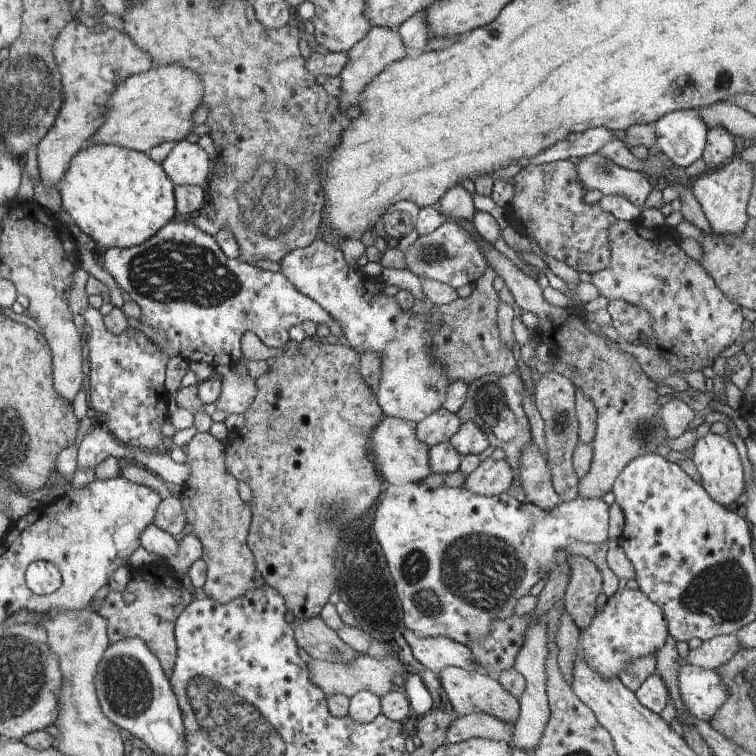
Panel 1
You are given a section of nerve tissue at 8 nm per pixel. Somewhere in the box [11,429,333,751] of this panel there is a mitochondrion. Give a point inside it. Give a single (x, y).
(125, 685)

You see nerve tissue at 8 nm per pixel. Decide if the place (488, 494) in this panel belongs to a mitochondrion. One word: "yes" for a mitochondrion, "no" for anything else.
no

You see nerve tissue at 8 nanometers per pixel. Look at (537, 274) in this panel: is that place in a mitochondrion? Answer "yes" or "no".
no

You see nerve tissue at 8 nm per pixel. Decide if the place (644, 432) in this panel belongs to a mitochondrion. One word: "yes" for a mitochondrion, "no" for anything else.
yes

